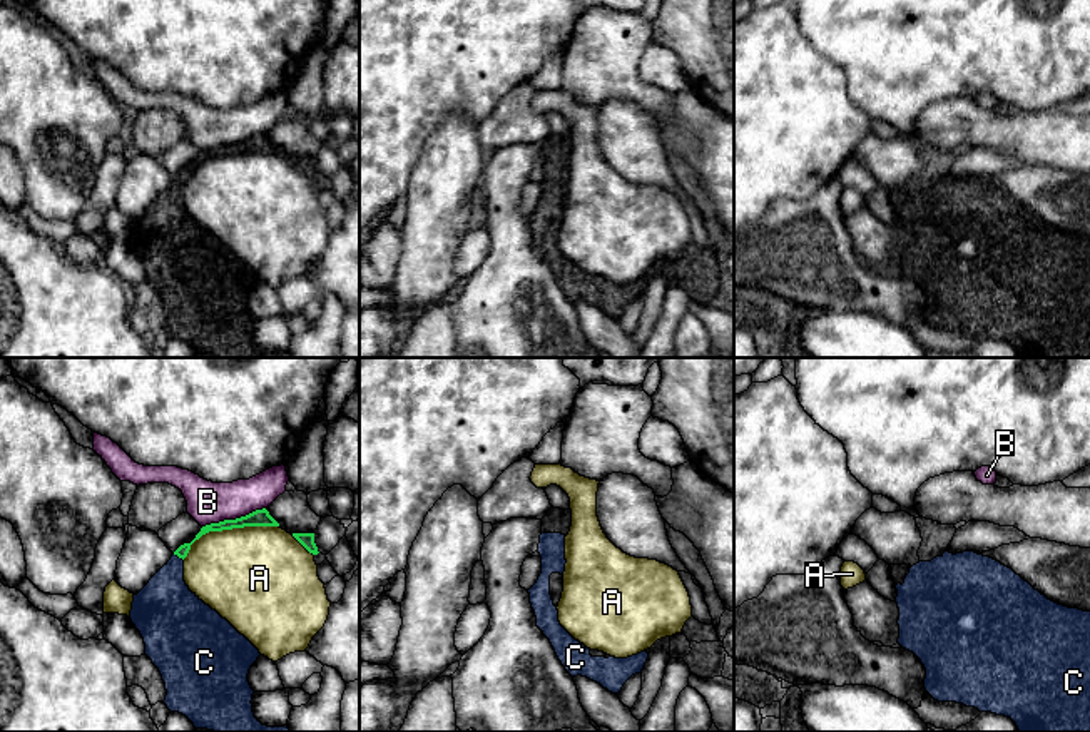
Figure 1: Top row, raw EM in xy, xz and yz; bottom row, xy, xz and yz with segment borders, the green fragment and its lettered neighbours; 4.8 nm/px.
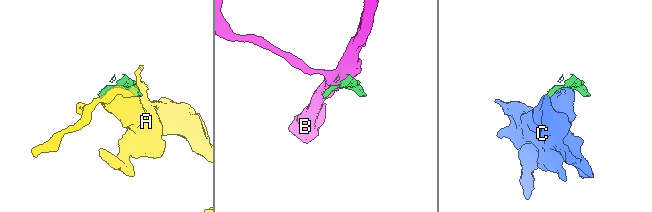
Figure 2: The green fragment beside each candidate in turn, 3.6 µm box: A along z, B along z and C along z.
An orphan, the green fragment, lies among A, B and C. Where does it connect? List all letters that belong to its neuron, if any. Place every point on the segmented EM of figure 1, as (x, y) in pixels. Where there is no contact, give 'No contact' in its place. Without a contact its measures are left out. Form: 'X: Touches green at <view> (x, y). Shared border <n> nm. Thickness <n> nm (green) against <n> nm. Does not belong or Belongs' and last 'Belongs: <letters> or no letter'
A: Touches green at xy (228, 528). Shared border 500 nm. Thickness 80 nm (green) against 460 nm. Does not belong
B: Touches green at xy (233, 520). Shared border 320 nm. Thickness 80 nm (green) against 200 nm. Does not belong
C: Touches green at xy (178, 555). Shared border 70 nm. Thickness 60 nm (green) against 280 nm. Belongs
Belongs: C

